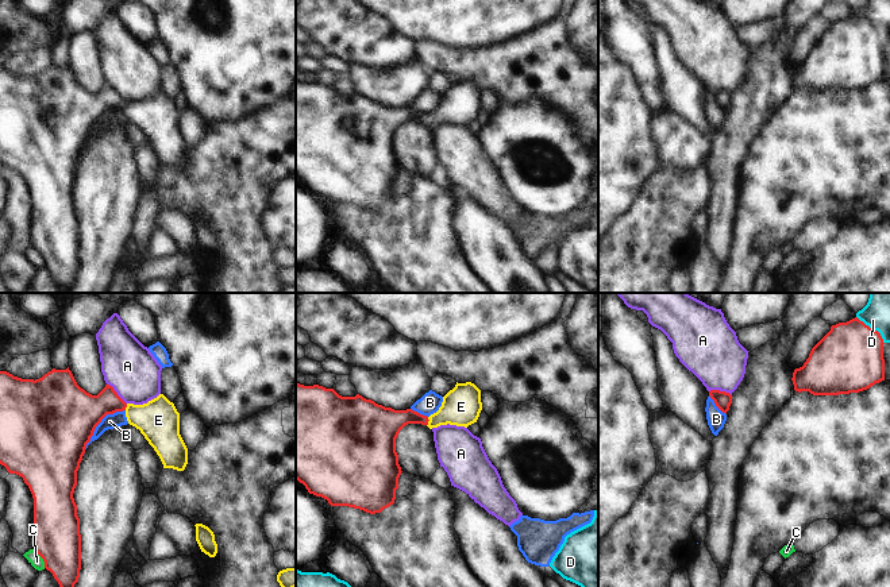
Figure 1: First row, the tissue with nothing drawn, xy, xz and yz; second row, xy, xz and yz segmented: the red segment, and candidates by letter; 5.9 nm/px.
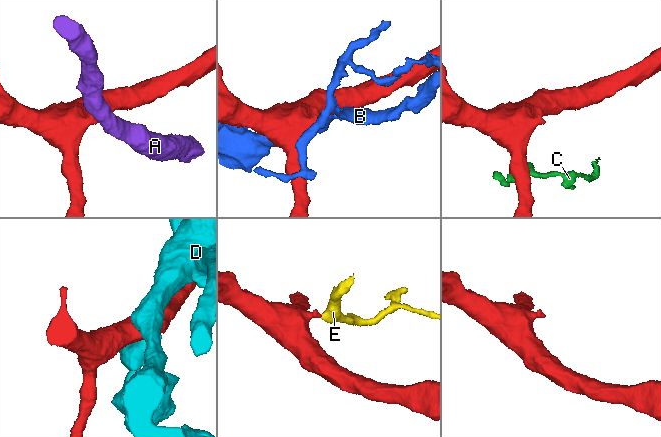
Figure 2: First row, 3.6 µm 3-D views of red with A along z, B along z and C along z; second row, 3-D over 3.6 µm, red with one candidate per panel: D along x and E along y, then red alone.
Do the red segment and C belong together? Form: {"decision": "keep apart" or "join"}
{"decision": "keep apart"}

